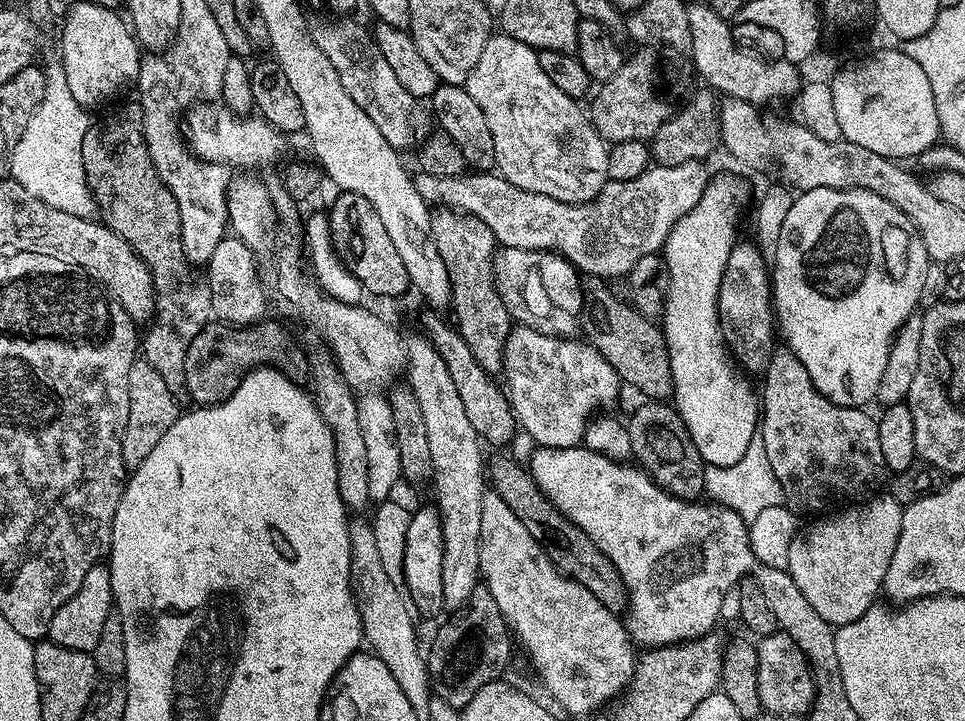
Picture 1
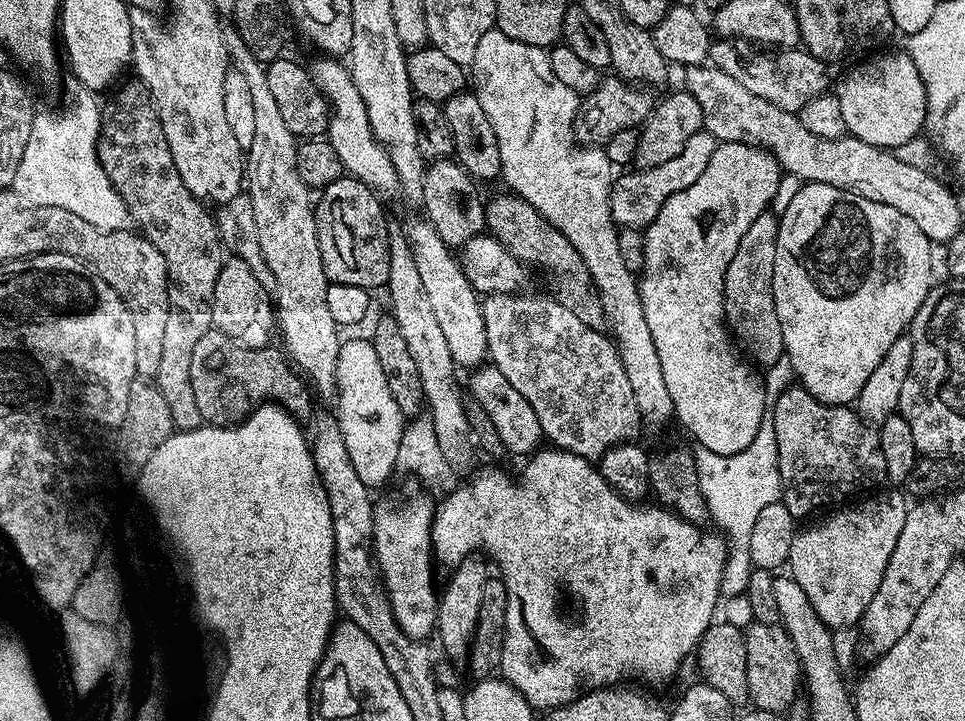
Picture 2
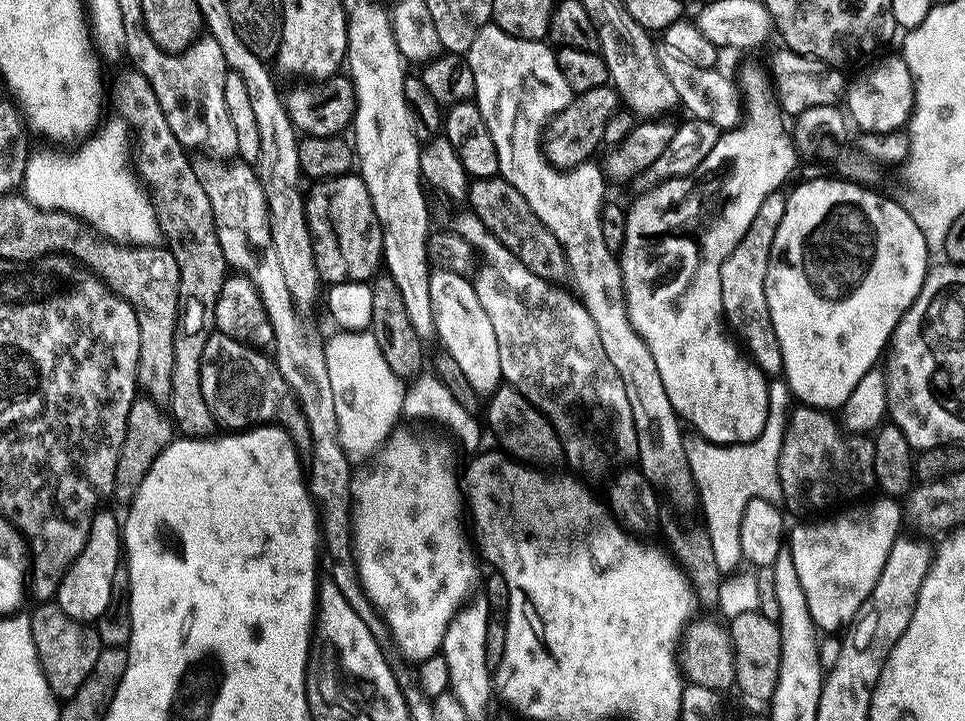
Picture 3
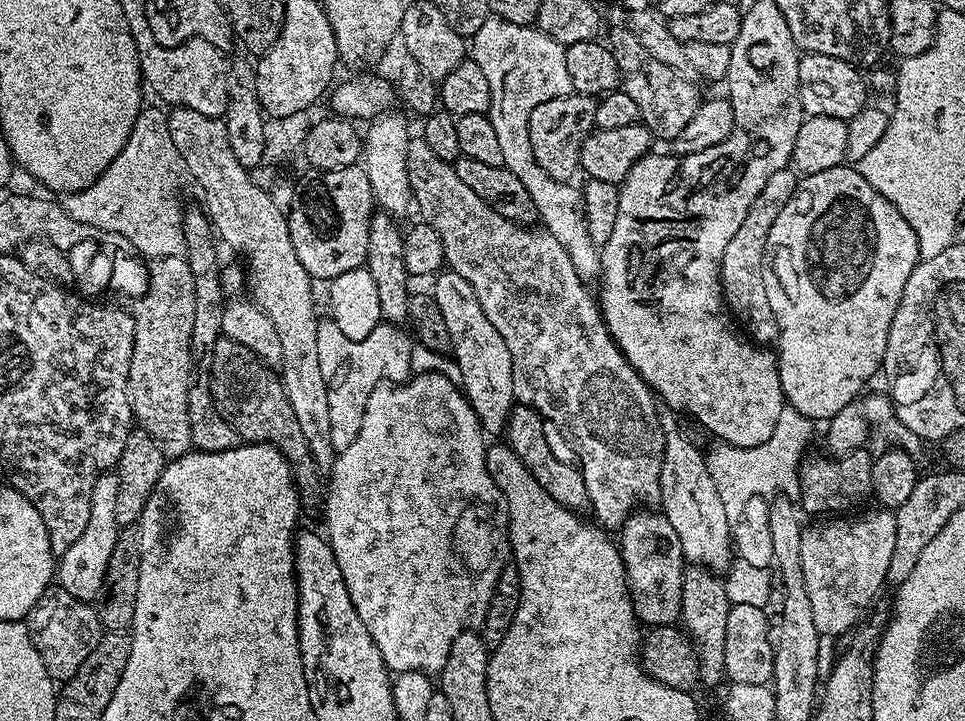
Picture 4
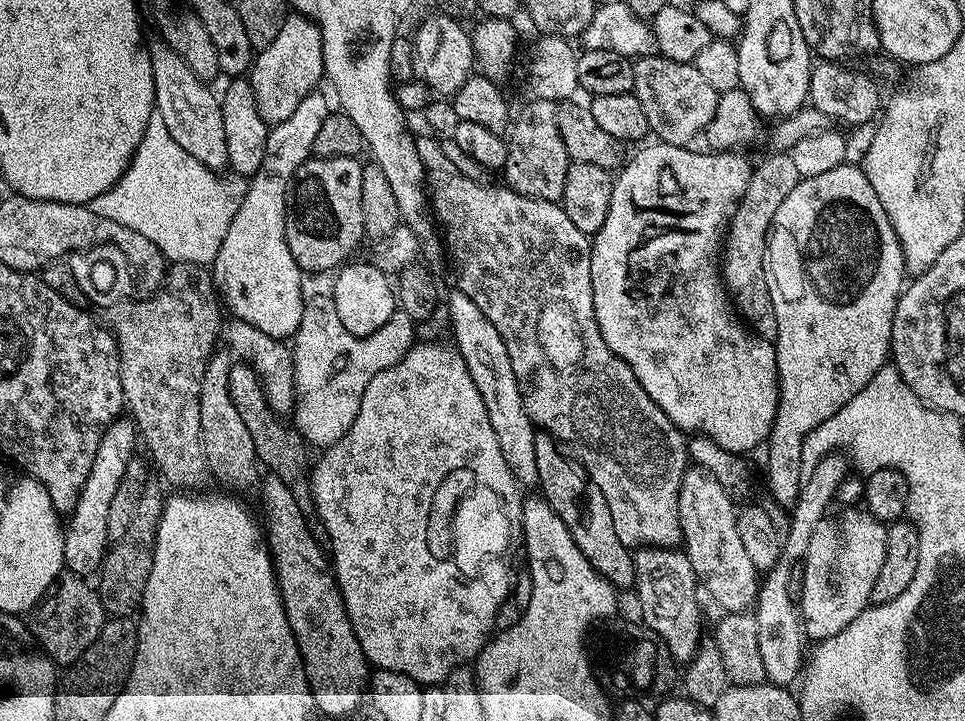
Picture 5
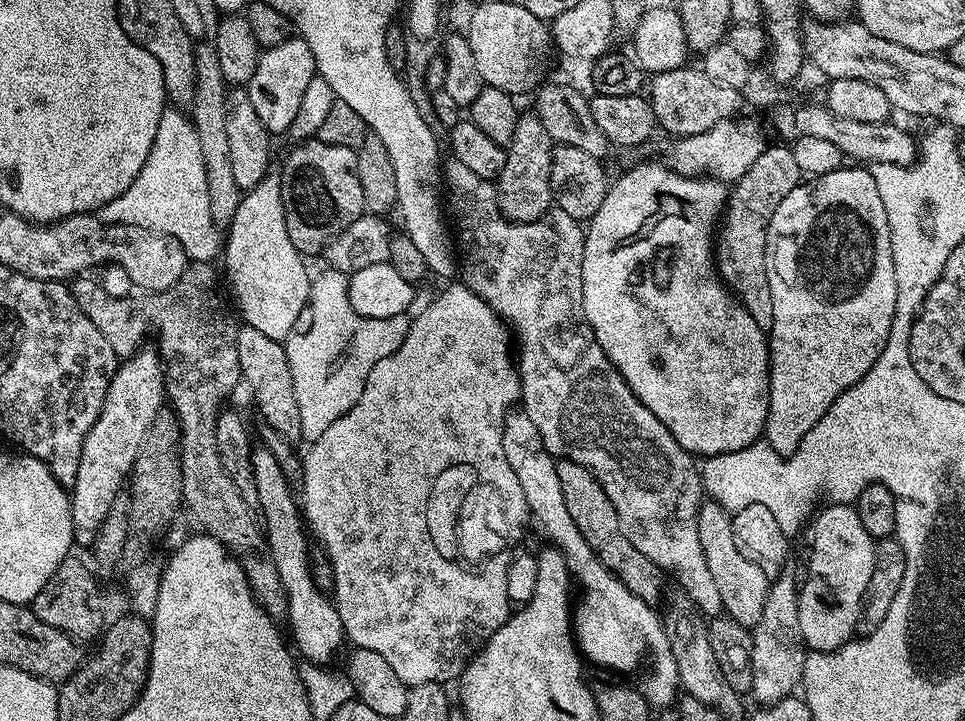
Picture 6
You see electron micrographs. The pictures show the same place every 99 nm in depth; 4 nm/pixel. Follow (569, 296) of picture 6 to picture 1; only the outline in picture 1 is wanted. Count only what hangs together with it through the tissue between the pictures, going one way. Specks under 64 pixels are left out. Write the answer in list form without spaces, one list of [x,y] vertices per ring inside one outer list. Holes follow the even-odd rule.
[[[524,322],[517,323],[505,340],[502,372],[508,375],[506,391],[519,425],[541,448],[577,447],[585,439],[592,411],[620,396],[622,381],[614,366],[594,345],[580,340],[559,340],[548,332],[527,328]]]

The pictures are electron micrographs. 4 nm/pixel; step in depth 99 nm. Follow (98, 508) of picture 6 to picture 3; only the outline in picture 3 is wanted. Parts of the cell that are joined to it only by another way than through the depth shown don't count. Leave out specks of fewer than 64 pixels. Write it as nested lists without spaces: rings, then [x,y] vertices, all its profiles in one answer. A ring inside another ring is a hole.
[[[97,511],[96,517],[90,522],[90,534],[86,538],[86,546],[82,546],[82,554],[78,554],[78,558],[74,558],[70,570],[66,570],[54,597],[54,603],[62,610],[66,610],[66,614],[70,614],[70,618],[75,620],[96,622],[99,619],[110,603],[110,586],[113,585],[114,570],[122,564],[121,521],[118,516],[116,520],[114,513],[104,511]]]

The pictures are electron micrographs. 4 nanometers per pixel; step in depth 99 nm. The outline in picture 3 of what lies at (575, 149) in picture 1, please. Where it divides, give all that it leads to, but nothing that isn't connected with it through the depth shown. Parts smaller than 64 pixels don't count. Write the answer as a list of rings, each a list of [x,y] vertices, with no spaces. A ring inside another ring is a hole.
[[[490,22],[478,30],[478,38],[470,42],[466,59],[470,74],[474,74],[474,103],[482,110],[482,118],[486,118],[486,126],[490,126],[490,138],[494,138],[494,150],[498,150],[498,175],[530,202],[530,210],[534,210],[546,230],[558,238],[566,254],[571,287],[580,303],[586,306],[586,314],[594,318],[602,350],[606,350],[606,358],[610,358],[614,370],[618,370],[618,378],[622,378],[626,386],[638,438],[636,454],[640,471],[678,507],[695,509],[698,495],[683,449],[685,433],[680,432],[681,421],[666,394],[666,386],[662,386],[662,377],[658,375],[658,366],[646,342],[642,342],[638,330],[630,326],[620,262],[617,253],[607,248],[606,238],[602,238],[600,210],[606,203],[606,177],[601,165],[589,162],[561,170],[548,163],[544,156],[542,133],[548,121],[574,98],[572,88],[566,78],[562,78],[562,70],[558,70],[555,51],[544,40],[511,36]]]

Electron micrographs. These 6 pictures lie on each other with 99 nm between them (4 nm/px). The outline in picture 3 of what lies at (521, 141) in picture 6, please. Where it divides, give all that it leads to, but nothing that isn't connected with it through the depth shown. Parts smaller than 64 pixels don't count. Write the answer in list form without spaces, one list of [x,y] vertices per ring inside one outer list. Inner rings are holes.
[[[611,86],[579,93],[557,116],[548,121],[548,127],[542,133],[542,147],[548,163],[561,170],[589,163],[595,157],[592,155],[596,147],[604,144],[604,127],[617,108],[616,89]]]

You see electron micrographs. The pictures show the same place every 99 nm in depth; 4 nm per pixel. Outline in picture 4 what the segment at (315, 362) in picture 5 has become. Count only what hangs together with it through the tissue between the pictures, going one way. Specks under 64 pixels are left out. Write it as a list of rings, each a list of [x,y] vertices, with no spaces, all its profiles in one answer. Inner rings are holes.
[[[331,318],[318,323],[318,366],[322,366],[322,378],[326,378],[326,390],[330,402],[330,438],[337,453],[346,450],[358,430],[362,430],[362,414],[366,414],[366,402],[370,394],[385,381],[403,382],[409,379],[413,337],[398,324],[381,322],[364,340],[351,340],[338,330]]]

